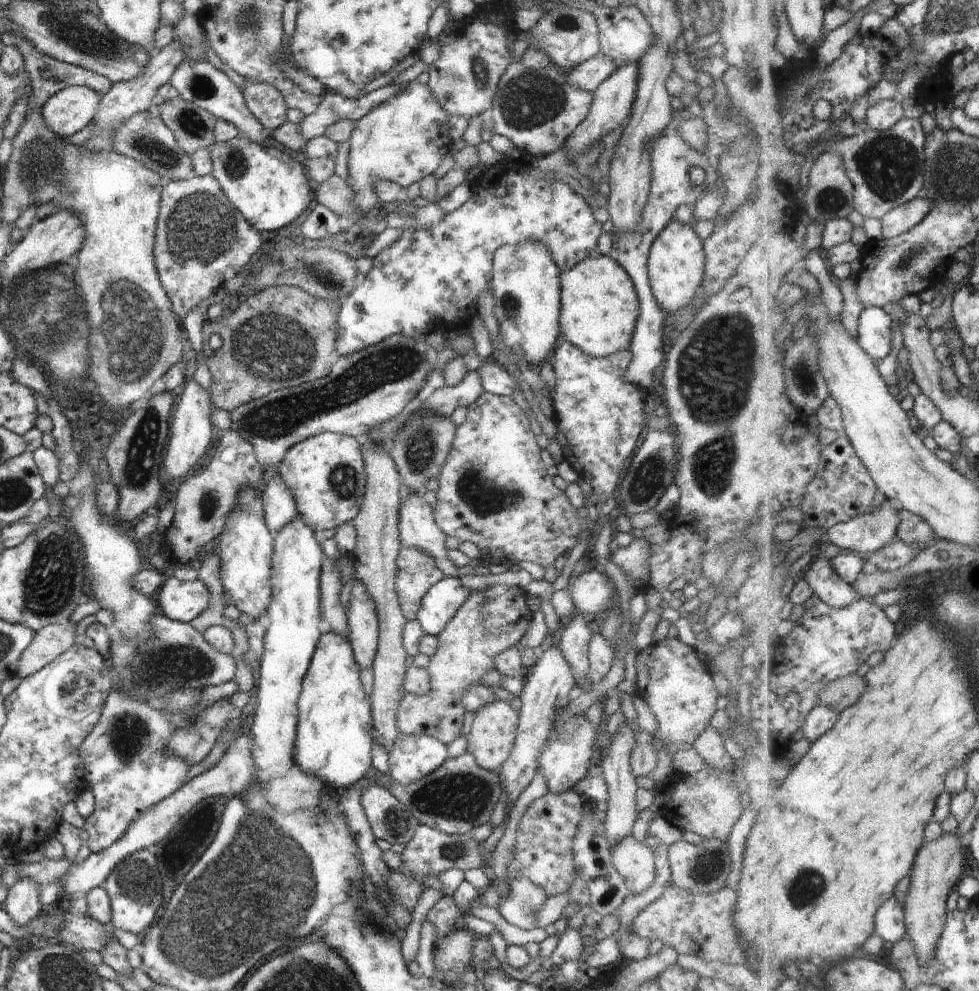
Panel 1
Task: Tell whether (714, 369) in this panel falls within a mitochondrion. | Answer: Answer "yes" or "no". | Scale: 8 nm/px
yes

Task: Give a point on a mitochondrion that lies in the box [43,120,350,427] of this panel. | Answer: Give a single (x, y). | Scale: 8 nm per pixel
(131, 352)

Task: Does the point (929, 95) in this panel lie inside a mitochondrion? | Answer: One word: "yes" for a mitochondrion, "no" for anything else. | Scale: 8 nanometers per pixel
no

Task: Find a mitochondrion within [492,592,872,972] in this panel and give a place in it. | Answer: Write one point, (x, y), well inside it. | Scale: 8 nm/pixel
(806, 887)

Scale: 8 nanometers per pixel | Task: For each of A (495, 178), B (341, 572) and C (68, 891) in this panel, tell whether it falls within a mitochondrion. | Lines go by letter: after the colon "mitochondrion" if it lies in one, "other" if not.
A: other
B: other
C: other

